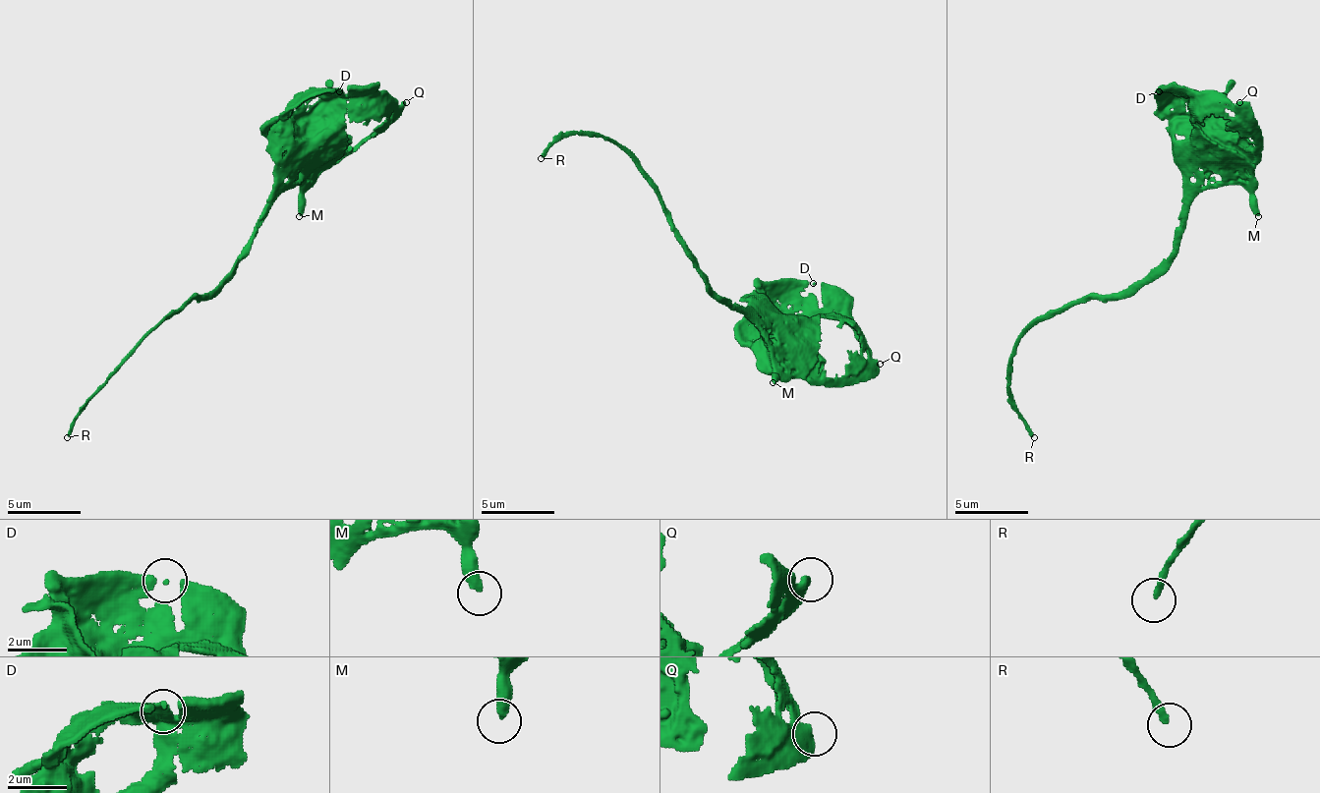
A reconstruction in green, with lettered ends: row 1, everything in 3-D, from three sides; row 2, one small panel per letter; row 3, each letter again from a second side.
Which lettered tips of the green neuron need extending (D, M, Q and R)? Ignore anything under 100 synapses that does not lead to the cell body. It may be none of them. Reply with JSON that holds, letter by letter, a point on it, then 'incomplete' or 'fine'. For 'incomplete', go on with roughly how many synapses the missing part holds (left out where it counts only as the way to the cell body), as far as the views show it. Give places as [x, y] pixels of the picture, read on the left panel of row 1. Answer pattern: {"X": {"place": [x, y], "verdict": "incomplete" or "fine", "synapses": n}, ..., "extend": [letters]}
{"D": {"place": [339, 91], "verdict": "fine"}, "M": {"place": [299, 216], "verdict": "fine"}, "Q": {"place": [406, 102], "verdict": "fine"}, "R": {"place": [67, 437], "verdict": "incomplete", "synapses": 160}, "extend": ["R"]}

